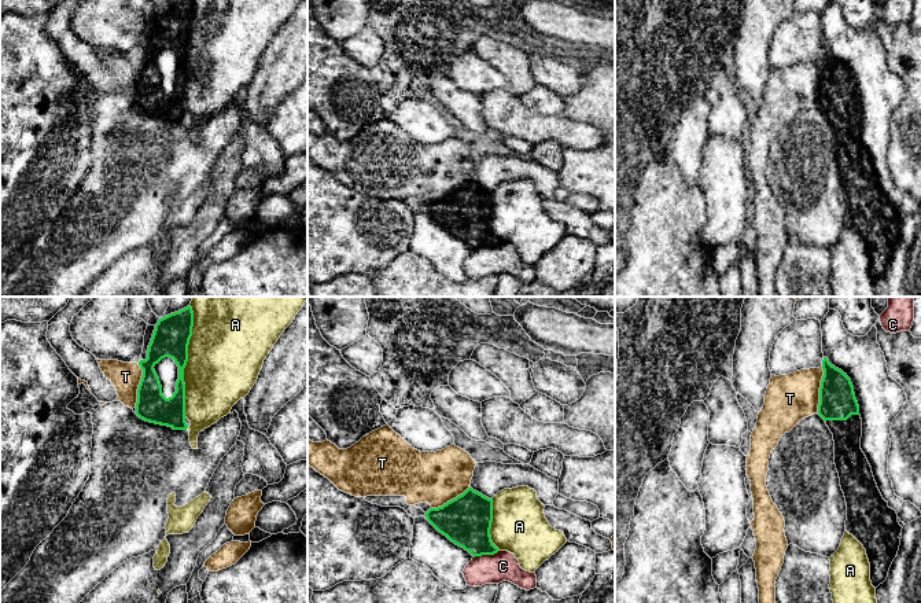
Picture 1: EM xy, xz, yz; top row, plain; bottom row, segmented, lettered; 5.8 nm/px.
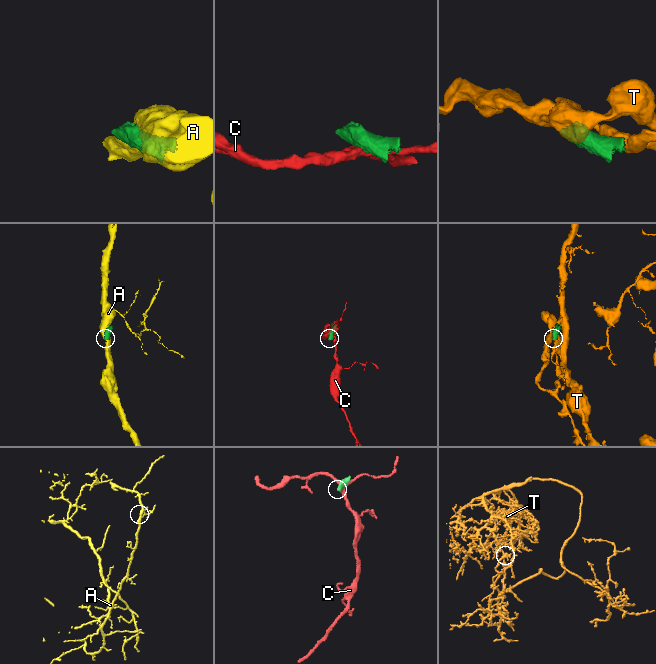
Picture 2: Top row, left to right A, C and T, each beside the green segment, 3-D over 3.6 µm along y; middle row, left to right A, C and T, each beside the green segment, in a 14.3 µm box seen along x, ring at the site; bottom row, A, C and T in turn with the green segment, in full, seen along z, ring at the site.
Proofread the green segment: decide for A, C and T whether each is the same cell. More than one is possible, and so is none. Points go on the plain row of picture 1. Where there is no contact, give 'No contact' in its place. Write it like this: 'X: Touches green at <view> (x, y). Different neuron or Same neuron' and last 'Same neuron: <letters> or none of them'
A: Touches green at xy (185, 55). Different neuron
C: Touches green at xz (486, 246). Different neuron
T: Touches green at yz (820, 83). Different neuron
Same neuron: none of them

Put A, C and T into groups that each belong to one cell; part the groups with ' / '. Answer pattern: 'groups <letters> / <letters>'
groups A / C / T

